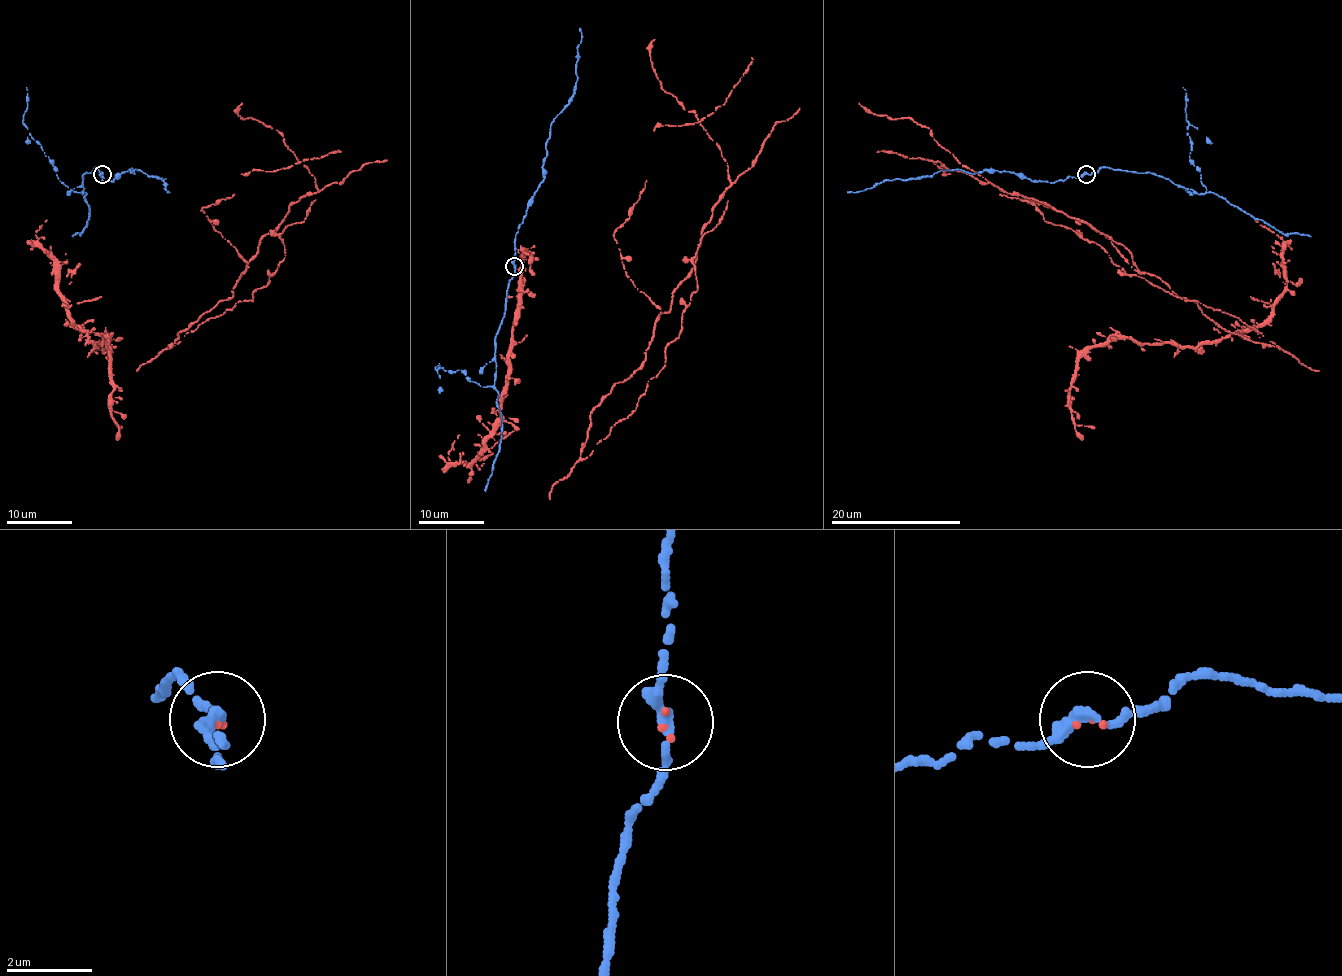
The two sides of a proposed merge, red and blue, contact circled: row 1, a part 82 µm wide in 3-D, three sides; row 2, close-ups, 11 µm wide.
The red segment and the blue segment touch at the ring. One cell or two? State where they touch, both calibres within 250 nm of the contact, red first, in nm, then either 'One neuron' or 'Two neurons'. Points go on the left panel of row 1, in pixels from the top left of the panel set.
Place: (102, 174). Thickness 100 nm (red) against 280 nm. One neuron

